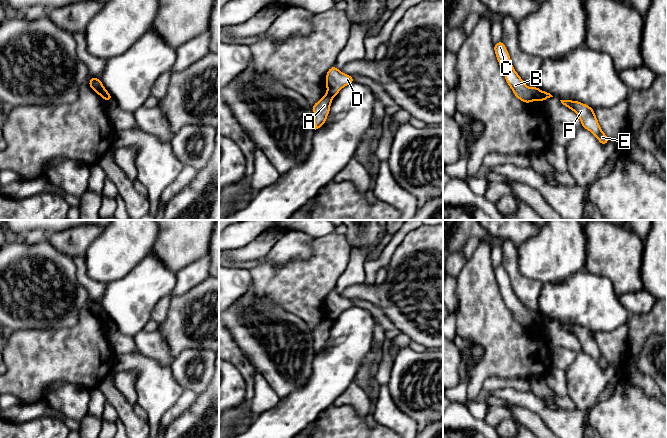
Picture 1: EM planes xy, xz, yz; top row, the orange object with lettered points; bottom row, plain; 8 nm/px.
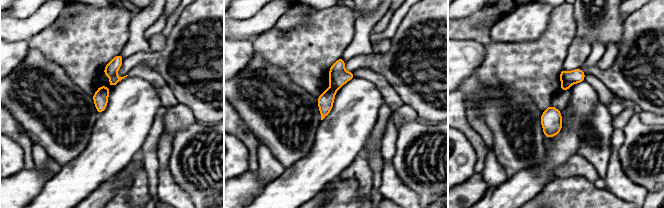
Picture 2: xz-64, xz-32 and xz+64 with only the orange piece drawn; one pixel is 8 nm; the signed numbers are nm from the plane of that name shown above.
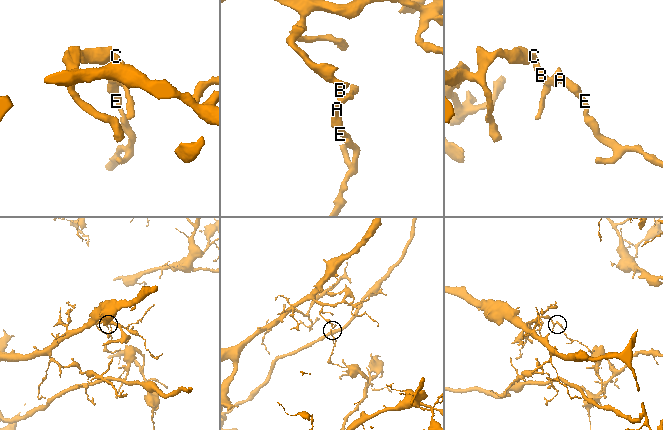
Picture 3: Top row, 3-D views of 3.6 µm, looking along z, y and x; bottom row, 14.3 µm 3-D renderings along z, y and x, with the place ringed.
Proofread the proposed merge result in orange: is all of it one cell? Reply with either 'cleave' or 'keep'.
cleave

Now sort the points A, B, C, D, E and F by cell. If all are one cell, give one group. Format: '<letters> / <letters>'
A E F / B C D

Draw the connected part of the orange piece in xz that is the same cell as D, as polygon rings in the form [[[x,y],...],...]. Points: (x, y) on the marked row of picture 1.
[[[334,65],[328,70],[326,74],[327,93],[331,95],[332,97],[334,97],[335,95],[339,93],[339,91],[343,87],[353,82],[355,81],[353,80],[352,76],[342,73]]]

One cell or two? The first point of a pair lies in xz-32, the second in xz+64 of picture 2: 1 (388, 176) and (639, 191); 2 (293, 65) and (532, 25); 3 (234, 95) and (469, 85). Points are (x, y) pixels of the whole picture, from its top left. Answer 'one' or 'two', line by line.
1: one
2: two
3: one

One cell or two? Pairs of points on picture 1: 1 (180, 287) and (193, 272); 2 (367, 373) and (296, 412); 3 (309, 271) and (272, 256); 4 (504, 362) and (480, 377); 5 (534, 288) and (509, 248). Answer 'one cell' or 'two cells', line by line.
1: one cell
2: two cells
3: two cells
4: one cell
5: one cell

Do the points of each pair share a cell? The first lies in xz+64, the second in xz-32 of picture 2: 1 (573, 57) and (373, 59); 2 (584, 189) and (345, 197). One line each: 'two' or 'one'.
1: two
2: one

